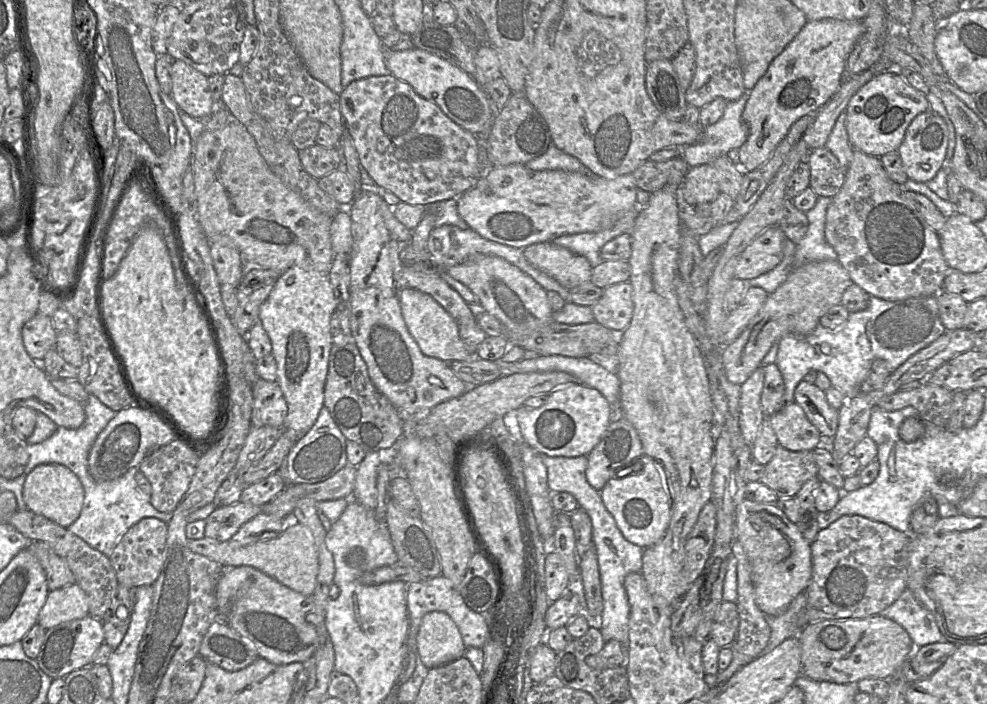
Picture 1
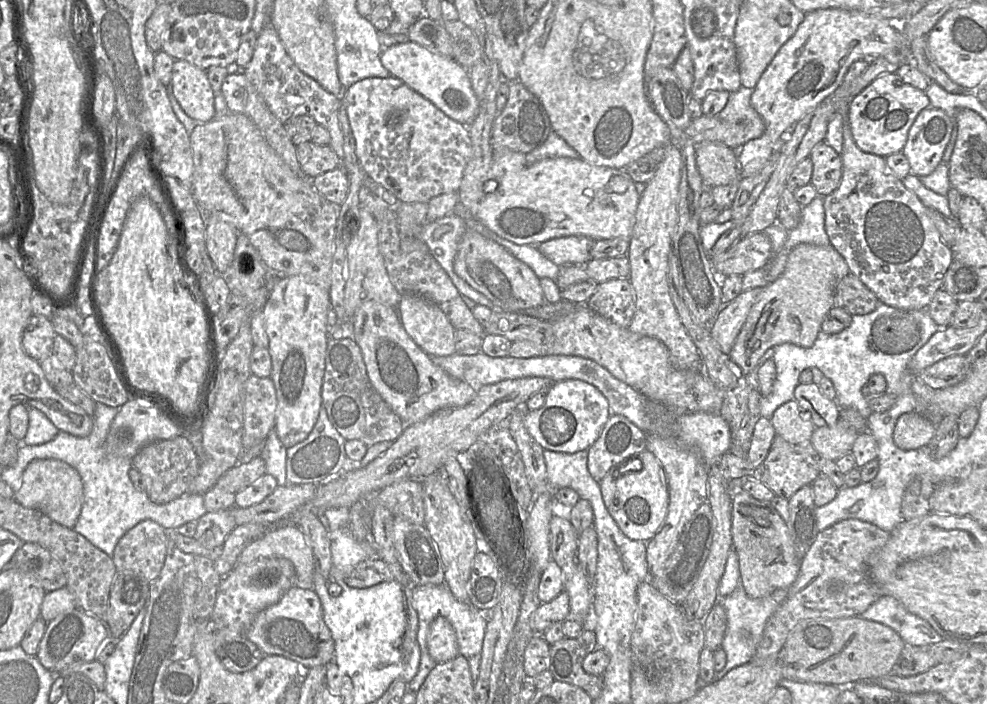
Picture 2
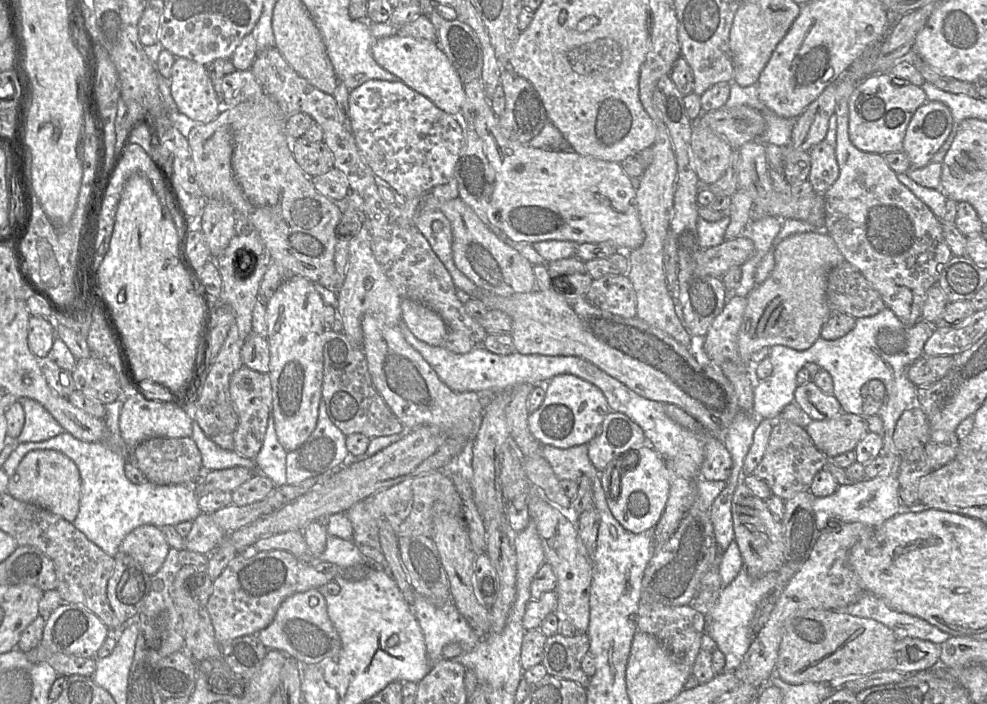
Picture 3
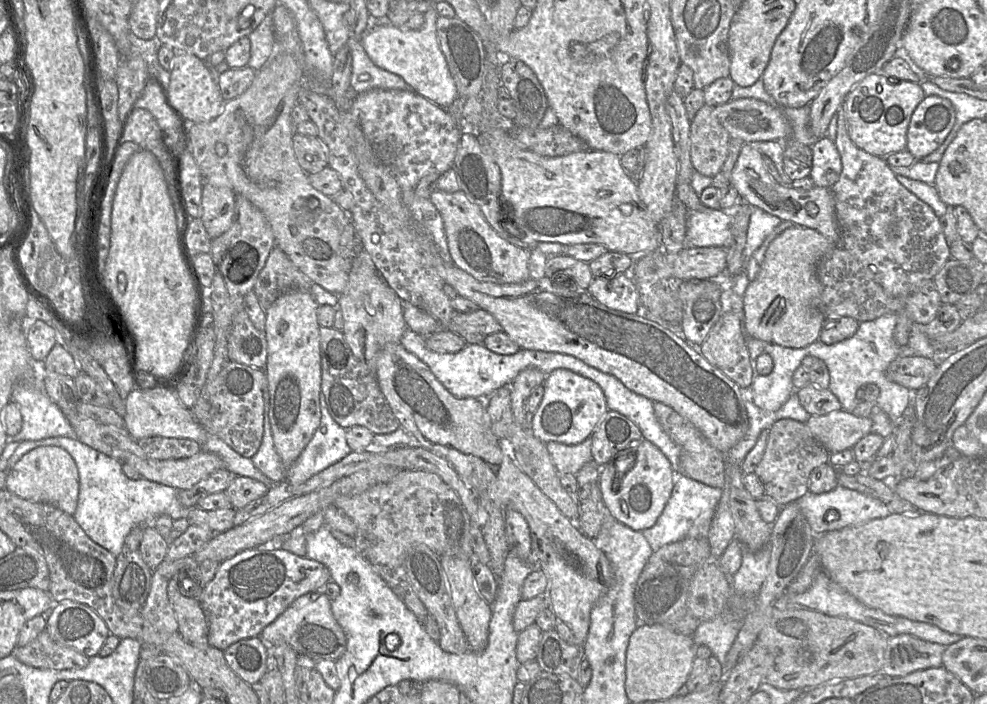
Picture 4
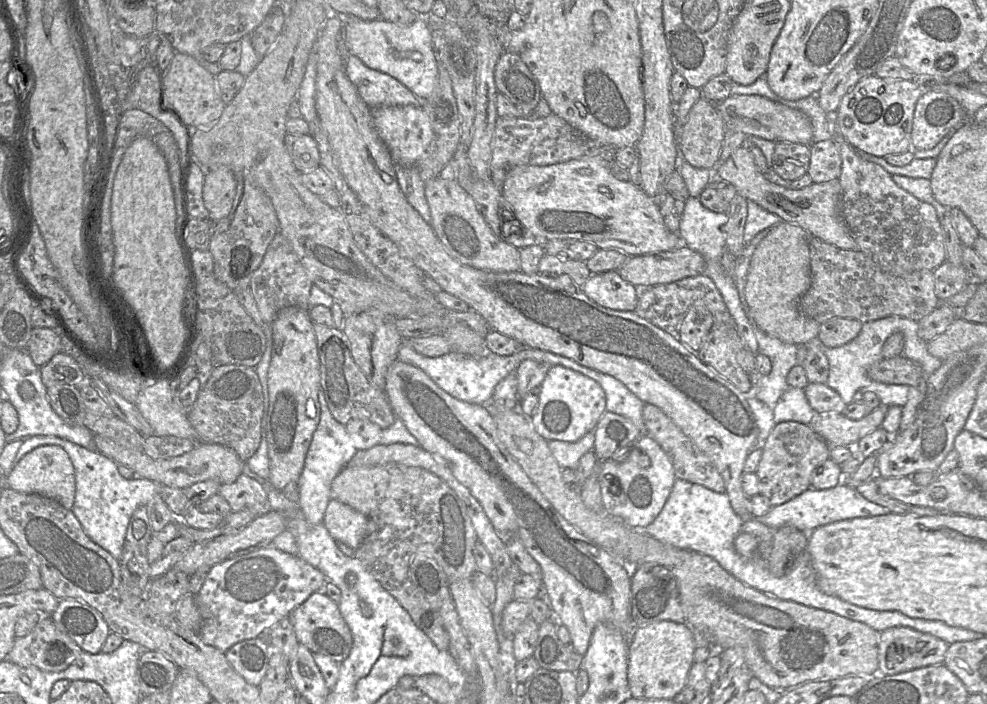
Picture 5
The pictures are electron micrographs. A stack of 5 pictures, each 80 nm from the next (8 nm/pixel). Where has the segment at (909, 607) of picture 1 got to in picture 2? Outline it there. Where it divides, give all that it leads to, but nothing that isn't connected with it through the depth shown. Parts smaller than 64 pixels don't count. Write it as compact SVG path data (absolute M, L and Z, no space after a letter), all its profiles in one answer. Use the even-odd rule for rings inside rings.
M881 596L859 617L892 628L906 644L912 646L928 646L944 640L928 621L910 613L893 596Z

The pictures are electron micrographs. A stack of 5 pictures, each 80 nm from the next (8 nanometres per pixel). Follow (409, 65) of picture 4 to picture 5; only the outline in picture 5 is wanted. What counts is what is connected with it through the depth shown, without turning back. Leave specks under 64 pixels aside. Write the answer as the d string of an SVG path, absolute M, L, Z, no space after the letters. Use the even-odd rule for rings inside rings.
M420 15L409 25L389 22L381 17L375 20L346 18L344 32L349 54L357 56L367 67L397 79L420 100L433 92L438 79L438 61L428 15Z

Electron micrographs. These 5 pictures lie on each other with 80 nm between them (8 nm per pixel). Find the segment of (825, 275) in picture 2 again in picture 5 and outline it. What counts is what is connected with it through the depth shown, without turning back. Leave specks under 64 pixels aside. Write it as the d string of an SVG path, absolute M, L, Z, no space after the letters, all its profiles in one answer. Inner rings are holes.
M784 220L767 231L750 260L745 285L748 317L772 337L795 345L807 344L818 339L821 325L799 309L799 300L811 284L809 240L812 236L800 226Z

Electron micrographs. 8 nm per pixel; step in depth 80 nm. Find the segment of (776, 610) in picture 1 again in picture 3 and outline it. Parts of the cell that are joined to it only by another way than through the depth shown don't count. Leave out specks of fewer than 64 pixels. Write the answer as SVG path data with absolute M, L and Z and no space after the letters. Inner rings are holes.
M742 480L734 491L731 511L734 540L748 574L758 578L777 571L784 560L784 530L781 521L773 516L765 500L755 496Z

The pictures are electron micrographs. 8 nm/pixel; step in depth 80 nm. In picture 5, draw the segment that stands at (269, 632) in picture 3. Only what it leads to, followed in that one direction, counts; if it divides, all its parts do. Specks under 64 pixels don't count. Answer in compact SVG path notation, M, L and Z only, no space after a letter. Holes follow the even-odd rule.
M323 591L313 593L307 600L296 607L289 618L299 644L307 647L313 654L321 654L340 664L350 654L353 636L344 620L339 606Z

